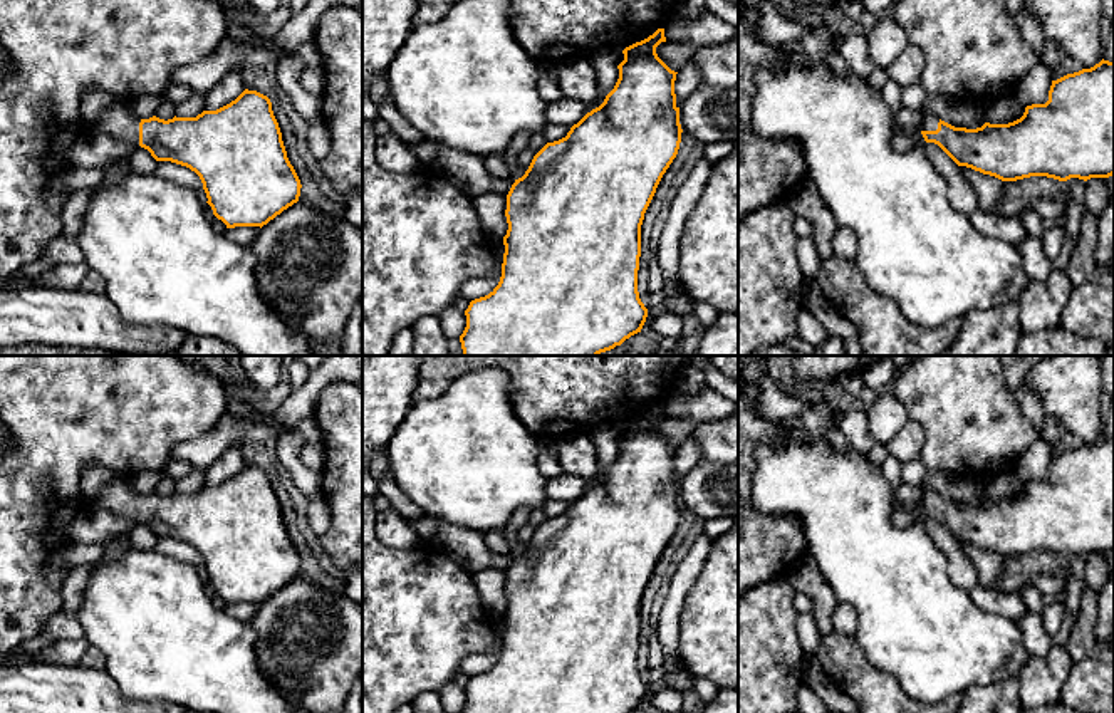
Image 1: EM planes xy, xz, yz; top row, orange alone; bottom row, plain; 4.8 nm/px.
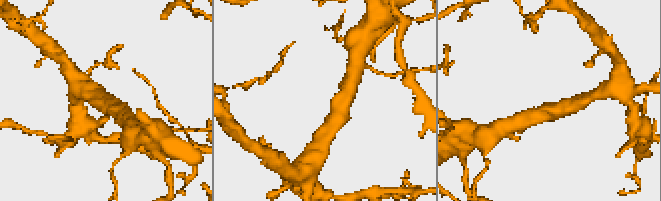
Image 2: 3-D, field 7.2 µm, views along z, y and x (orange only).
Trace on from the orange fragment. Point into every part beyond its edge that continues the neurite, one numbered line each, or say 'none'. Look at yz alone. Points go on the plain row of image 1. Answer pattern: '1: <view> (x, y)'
1: yz (930, 497)

